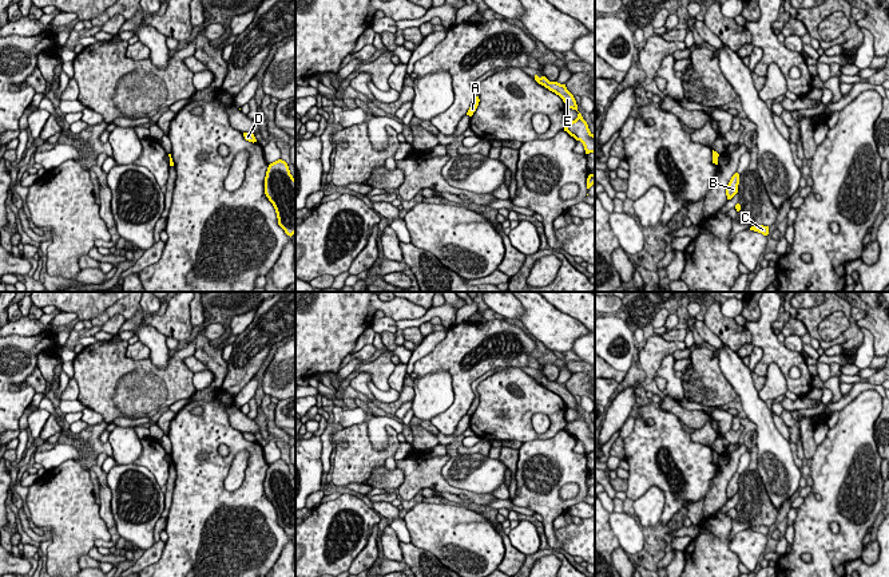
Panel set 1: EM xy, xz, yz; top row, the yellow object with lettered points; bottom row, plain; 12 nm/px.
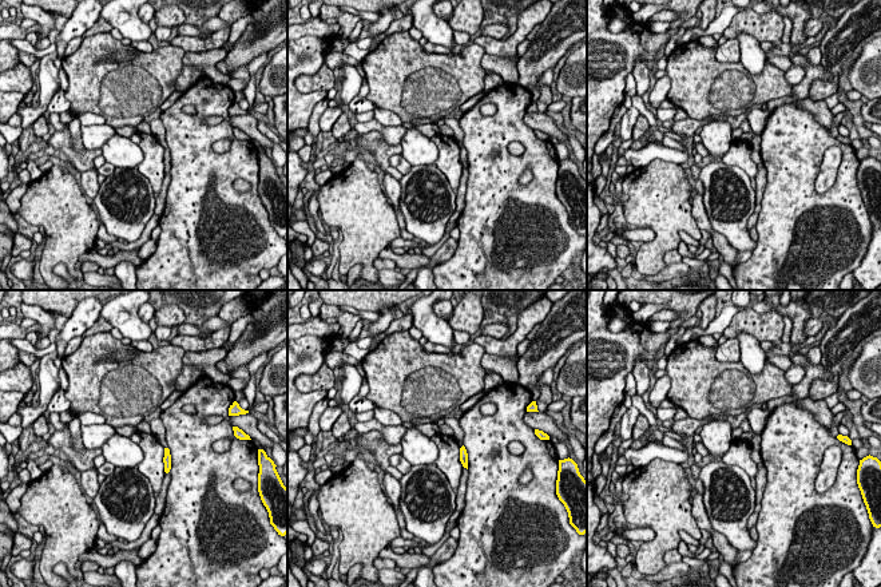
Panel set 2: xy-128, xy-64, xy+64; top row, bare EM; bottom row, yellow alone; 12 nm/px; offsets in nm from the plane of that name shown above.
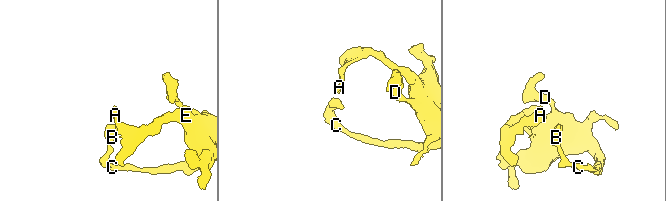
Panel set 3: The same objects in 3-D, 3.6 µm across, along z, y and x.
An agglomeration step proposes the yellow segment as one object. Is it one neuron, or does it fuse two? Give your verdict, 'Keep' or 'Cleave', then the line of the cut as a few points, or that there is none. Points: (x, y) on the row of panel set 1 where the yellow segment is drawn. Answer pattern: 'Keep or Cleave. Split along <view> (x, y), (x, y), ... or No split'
Keep. No split

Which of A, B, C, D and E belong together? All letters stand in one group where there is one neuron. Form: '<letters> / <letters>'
A B C D E

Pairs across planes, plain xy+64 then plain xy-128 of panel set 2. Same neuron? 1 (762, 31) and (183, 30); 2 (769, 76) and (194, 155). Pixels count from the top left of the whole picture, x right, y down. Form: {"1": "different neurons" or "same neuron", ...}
{"1": "different neurons", "2": "different neurons"}

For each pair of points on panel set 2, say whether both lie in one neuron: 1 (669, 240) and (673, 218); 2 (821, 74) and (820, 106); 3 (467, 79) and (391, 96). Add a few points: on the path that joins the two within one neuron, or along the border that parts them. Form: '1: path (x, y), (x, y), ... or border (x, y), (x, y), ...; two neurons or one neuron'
1: path (669, 234), (669, 223); one neuron
2: border (808, 96), (792, 102); two neurons
3: path (445, 66), (415, 62), (400, 75); one neuron

